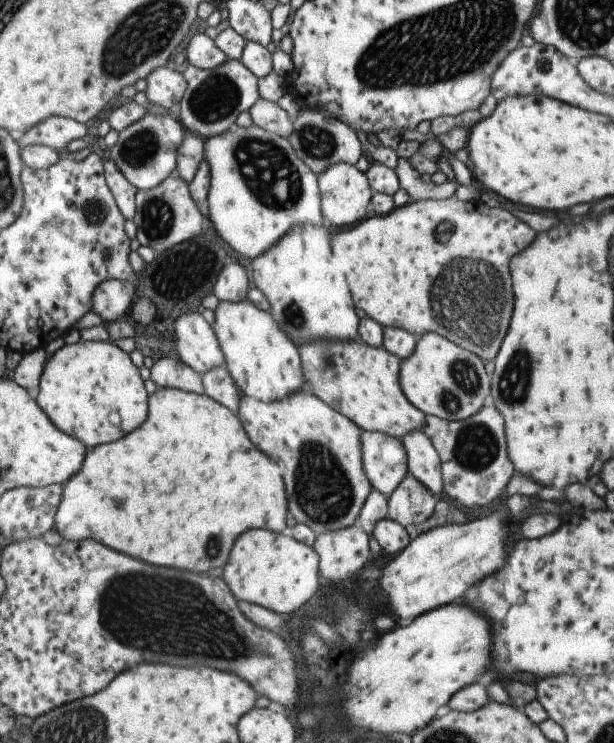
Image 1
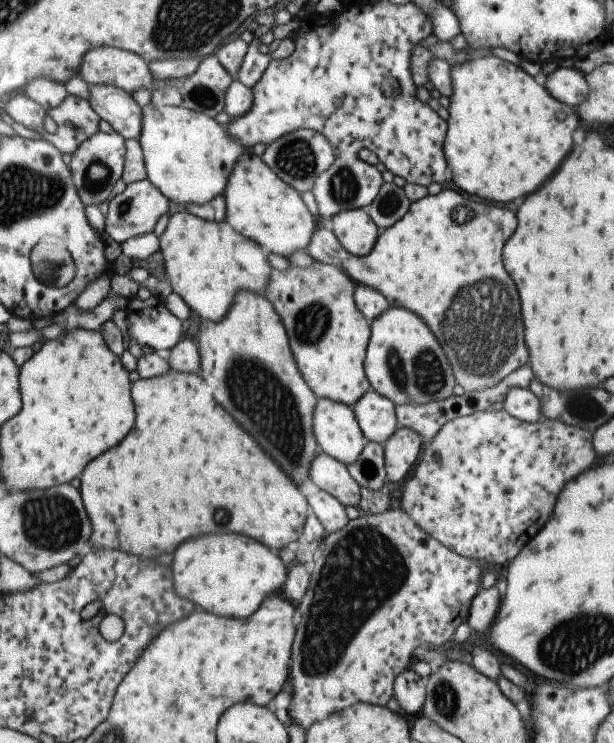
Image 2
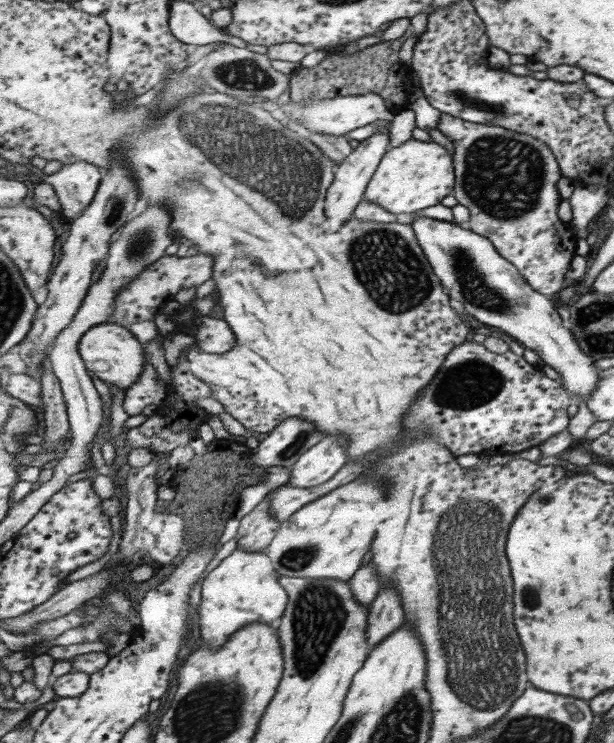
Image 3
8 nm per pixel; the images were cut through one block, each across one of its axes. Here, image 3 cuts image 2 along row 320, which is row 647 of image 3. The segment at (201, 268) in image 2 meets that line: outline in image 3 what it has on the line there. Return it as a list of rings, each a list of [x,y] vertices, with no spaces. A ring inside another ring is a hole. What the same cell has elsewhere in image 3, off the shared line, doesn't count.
[[[236,547],[202,582],[202,598],[197,612],[201,638],[207,642],[202,648],[217,652],[231,635],[247,624],[278,625],[290,604],[290,597],[279,579],[279,571],[266,552]]]

